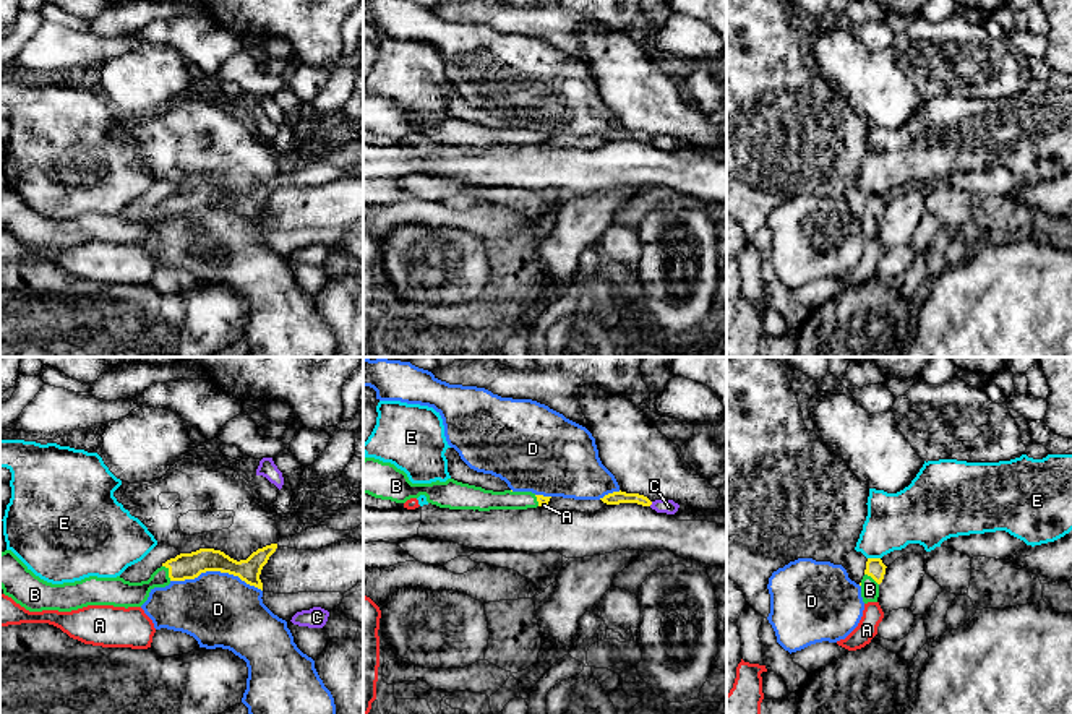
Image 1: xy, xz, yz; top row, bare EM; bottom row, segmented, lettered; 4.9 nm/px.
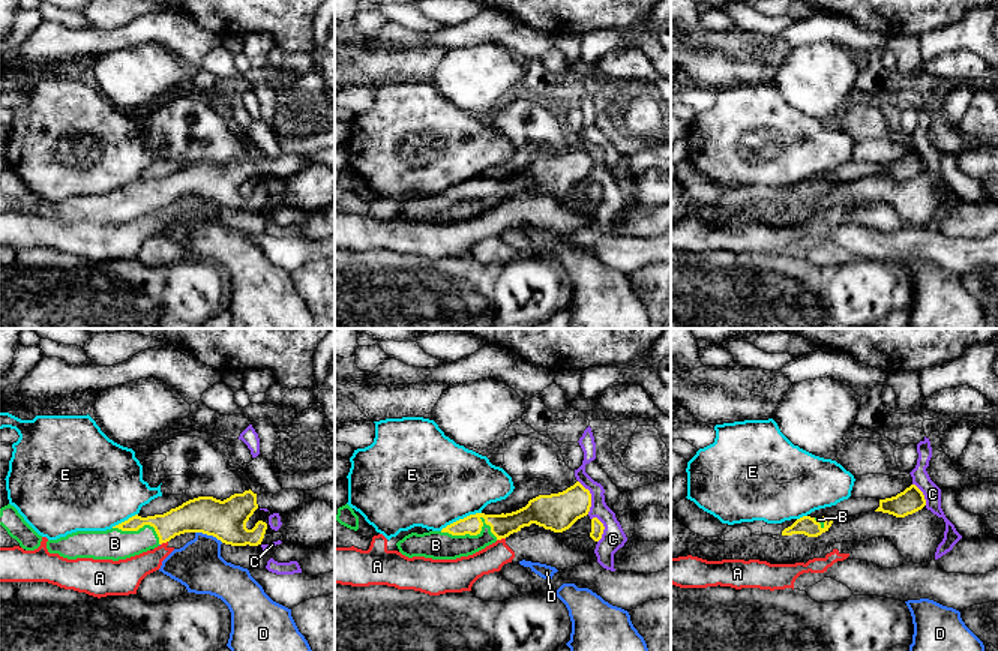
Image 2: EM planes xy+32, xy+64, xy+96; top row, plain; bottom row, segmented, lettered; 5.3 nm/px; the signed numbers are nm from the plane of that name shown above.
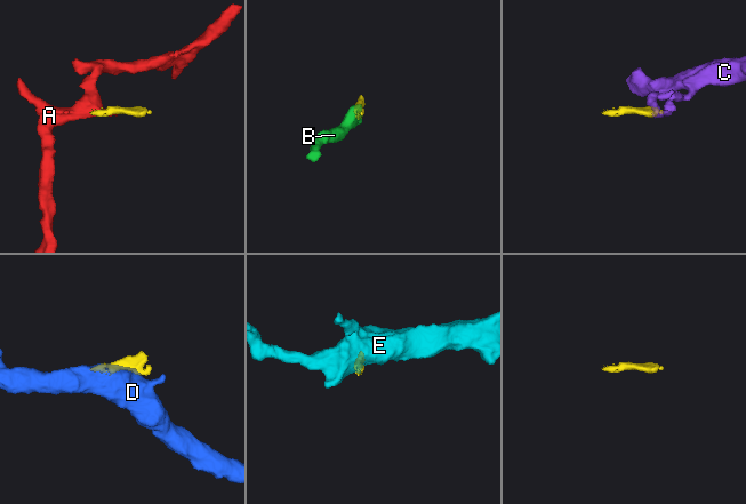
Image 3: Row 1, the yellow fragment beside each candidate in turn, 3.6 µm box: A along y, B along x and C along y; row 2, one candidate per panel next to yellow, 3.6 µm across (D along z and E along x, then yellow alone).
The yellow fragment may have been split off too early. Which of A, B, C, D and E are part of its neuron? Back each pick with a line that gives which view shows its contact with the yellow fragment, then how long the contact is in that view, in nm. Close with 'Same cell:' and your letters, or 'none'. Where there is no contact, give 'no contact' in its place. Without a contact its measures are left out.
B: meets yellow in xy; contact 90 nm long
Same cell: B

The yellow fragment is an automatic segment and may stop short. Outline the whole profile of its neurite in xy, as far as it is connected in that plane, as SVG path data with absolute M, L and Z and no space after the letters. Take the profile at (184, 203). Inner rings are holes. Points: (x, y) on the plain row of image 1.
M277 180L266 182L240 198L221 187L199 185L167 196L148 217L130 219L120 213L89 213L63 221L41 216L11 187L5 187L0 190L0 224L5 232L29 248L71 248L88 242L141 243L154 224L165 224L172 217L195 216L206 208L238 213L263 227L259 211L276 185Z

